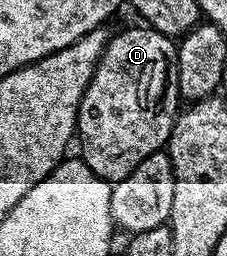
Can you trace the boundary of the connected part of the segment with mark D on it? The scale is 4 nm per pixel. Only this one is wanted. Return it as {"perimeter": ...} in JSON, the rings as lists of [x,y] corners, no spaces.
{"perimeter":[[[144,24],[139,25],[132,26],[121,34],[113,33],[109,37],[96,65],[94,76],[82,96],[76,117],[78,142],[80,138],[79,153],[83,162],[99,178],[104,178],[113,184],[130,176],[130,172],[134,172],[134,168],[138,168],[138,164],[142,164],[146,156],[150,156],[156,150],[165,149],[172,125],[176,123],[178,107],[182,102],[178,88],[177,43],[162,32]]]}

